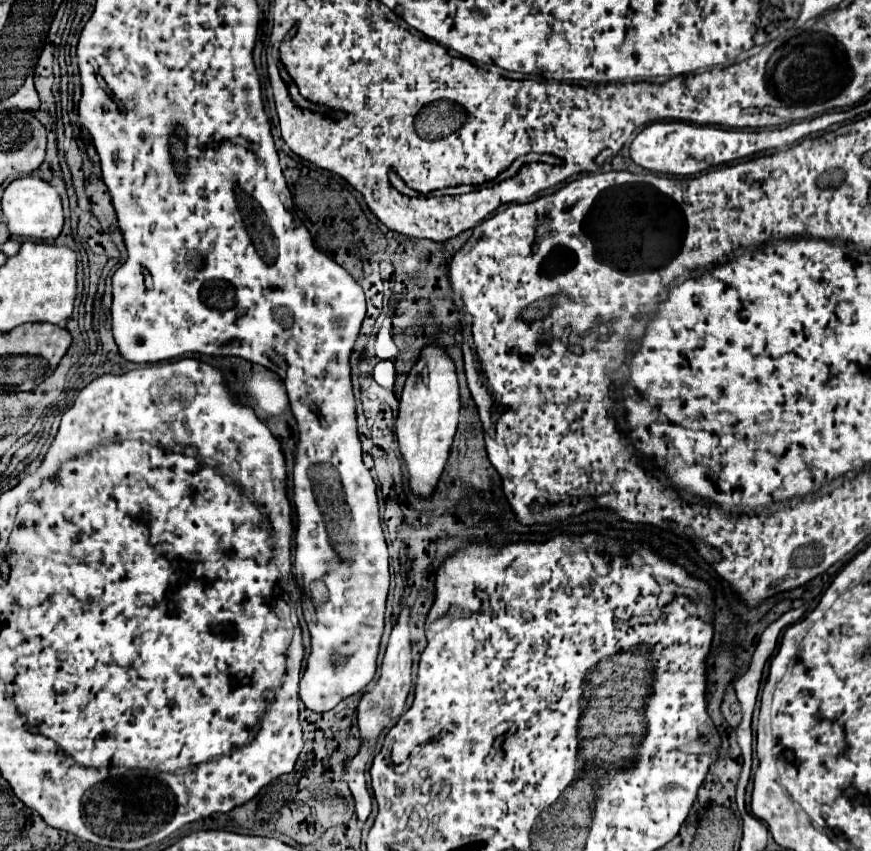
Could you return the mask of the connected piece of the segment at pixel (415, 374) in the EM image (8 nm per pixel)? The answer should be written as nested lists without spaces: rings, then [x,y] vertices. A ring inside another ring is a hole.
[[[433,341],[421,349],[419,359],[415,361],[415,365],[407,375],[399,399],[399,417],[395,431],[401,455],[407,463],[409,485],[421,497],[431,495],[439,481],[439,475],[445,467],[453,443],[453,435],[457,431],[459,409],[461,409],[461,397],[459,397],[455,363],[449,357],[447,349]]]

